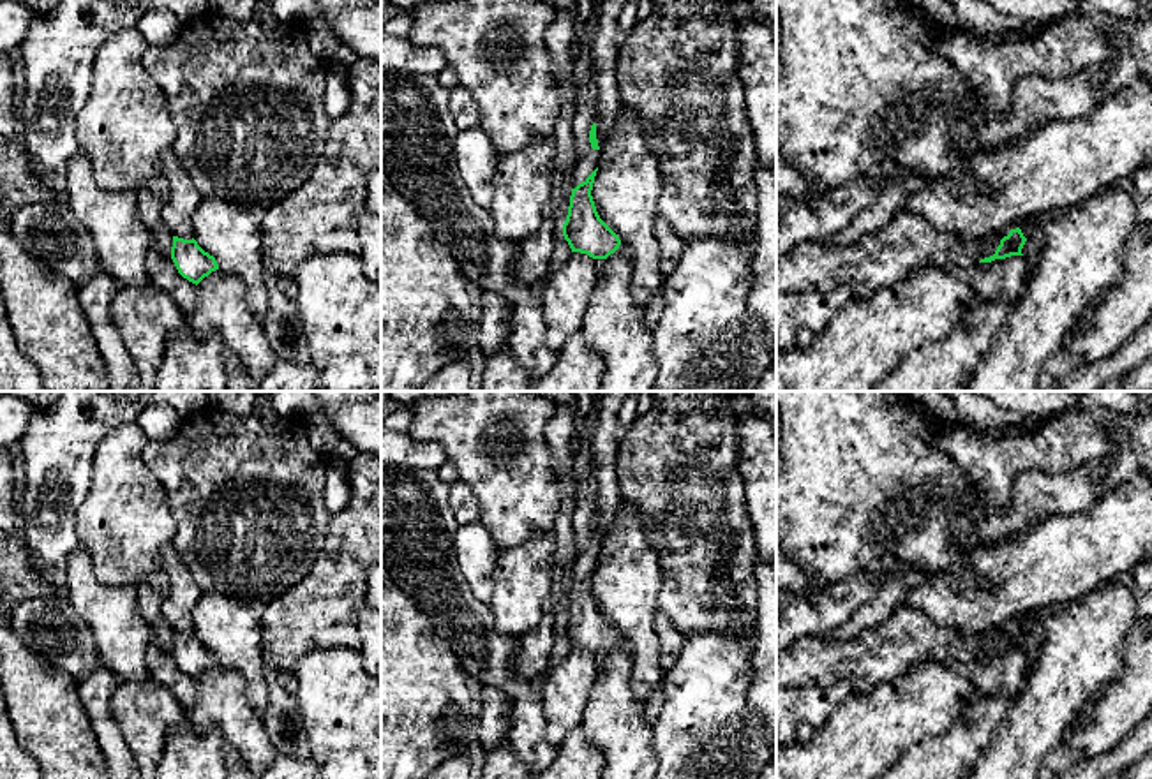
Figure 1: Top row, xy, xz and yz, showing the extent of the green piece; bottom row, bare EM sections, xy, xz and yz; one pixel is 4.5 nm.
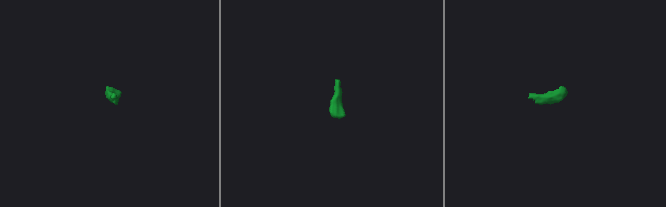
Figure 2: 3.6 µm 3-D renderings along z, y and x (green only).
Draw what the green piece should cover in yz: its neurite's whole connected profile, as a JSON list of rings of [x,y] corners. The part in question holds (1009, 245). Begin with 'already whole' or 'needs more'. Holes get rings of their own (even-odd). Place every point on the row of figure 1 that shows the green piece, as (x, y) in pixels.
needs more; [[[1051,210],[1051,211],[1044,211],[1044,213],[1027,219],[1025,222],[1021,222],[1020,227],[1011,229],[1009,234],[1000,240],[1000,245],[997,247],[993,256],[984,257],[979,263],[991,263],[995,259],[1023,256],[1021,249],[1023,249],[1027,238],[1037,234],[1046,222],[1058,219],[1064,213],[1066,213],[1066,210]]]

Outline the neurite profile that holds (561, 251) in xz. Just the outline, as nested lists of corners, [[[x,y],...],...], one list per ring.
[[[563,234],[556,238],[554,256],[547,268],[547,277],[557,271],[572,256],[572,249]]]

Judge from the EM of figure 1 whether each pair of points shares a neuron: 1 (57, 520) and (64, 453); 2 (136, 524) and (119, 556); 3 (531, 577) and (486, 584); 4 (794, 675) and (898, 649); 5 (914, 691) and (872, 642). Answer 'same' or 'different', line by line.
1: same
2: same
3: different
4: same
5: different

